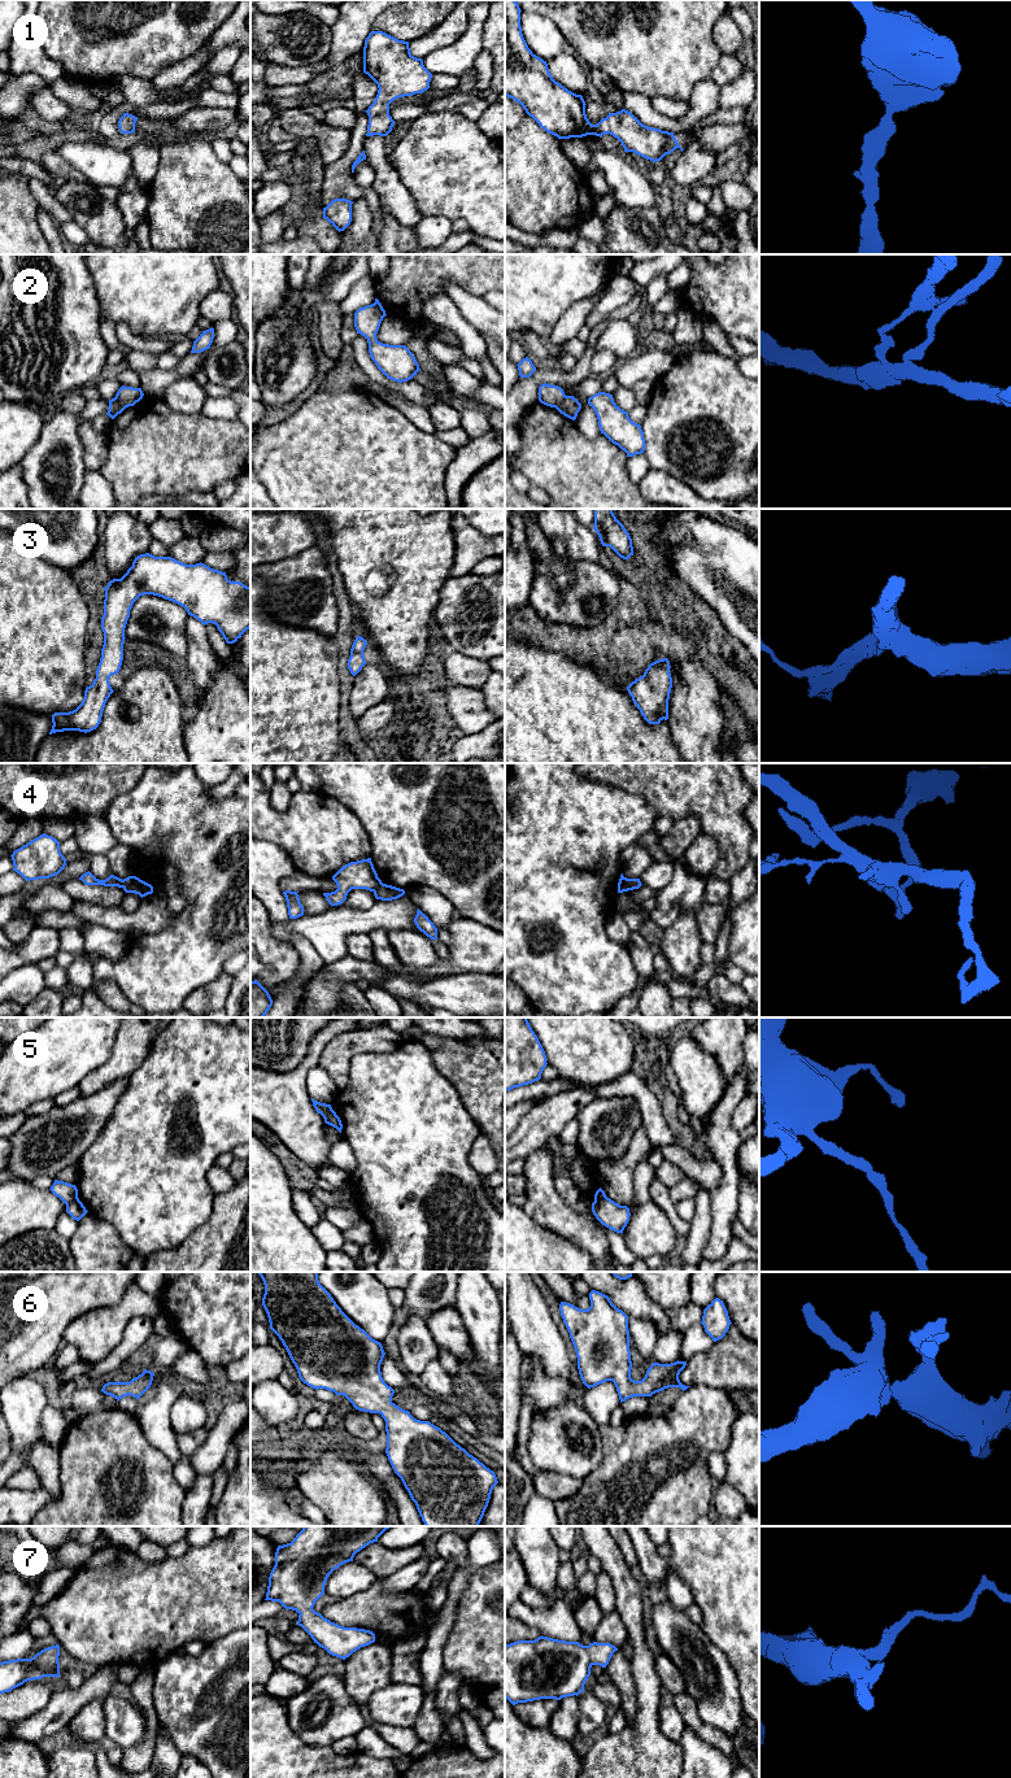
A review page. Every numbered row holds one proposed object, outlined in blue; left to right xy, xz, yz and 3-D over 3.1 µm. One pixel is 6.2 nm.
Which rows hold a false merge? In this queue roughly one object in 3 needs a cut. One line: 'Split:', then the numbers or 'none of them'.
Split: 2, 4, 5

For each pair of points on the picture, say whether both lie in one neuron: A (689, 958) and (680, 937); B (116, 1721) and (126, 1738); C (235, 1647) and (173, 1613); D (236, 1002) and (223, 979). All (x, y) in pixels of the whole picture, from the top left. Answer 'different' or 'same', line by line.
A: same
B: same
C: different
D: different

